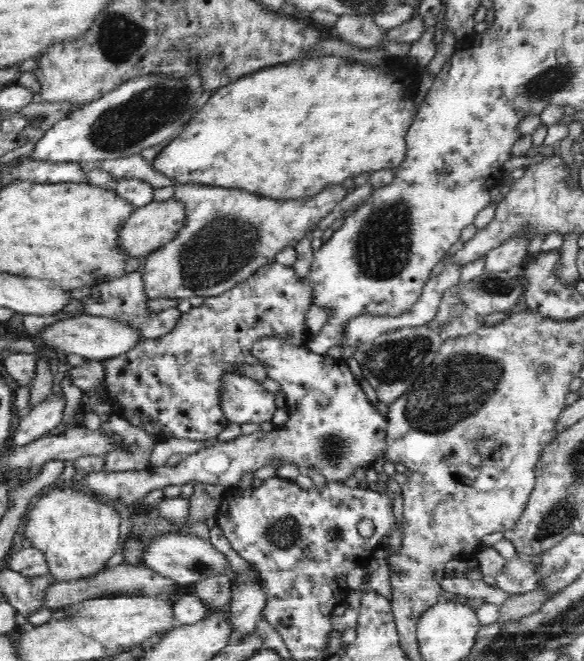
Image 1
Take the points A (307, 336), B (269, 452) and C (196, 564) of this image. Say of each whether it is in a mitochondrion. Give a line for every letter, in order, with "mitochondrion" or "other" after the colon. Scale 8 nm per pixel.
A: other
B: other
C: mitochondrion

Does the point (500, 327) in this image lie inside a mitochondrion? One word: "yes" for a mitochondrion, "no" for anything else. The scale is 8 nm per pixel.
no

